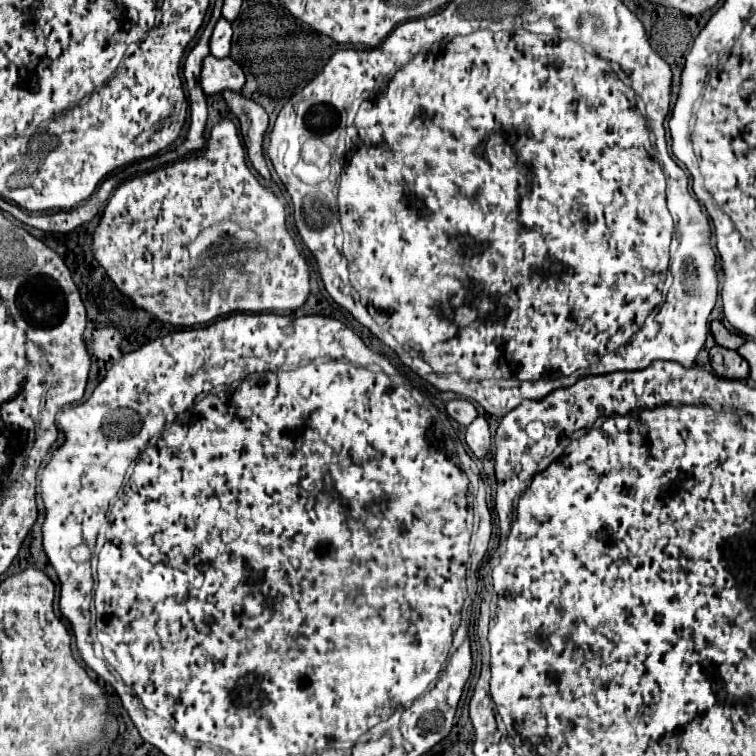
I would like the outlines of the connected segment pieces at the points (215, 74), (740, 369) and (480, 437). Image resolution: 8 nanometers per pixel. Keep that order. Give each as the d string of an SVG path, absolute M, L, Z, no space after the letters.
M213 55L205 57L203 71L201 71L201 87L205 95L215 95L225 89L239 93L245 85L243 69L229 57L229 59L215 59Z
M715 345L709 357L711 357L711 367L719 377L725 377L725 379L747 379L749 377L749 365L737 351Z
M477 417L469 427L467 427L467 445L473 451L475 457L483 459L489 455L491 451L491 433L489 433L489 425L485 421L485 417Z

